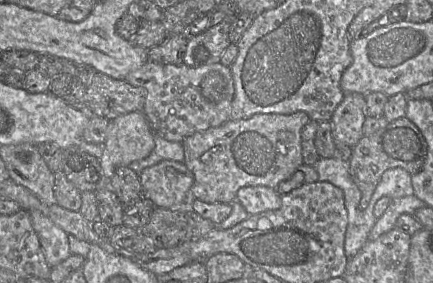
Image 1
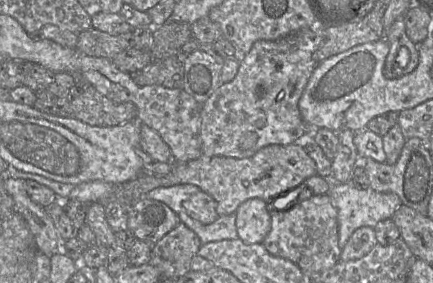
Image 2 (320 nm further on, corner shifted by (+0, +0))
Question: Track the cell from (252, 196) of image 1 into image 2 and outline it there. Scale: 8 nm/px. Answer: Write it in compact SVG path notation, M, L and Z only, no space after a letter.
M253 198L243 202L236 210L238 238L247 244L262 243L271 230L268 203Z

